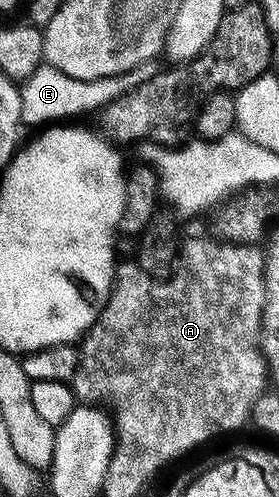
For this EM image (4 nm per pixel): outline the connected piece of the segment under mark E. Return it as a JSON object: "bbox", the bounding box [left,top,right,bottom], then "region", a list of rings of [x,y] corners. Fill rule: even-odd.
{"bbox":[20,64,143,128],"region":[[[43,64],[25,82],[20,85],[21,120],[26,126],[36,128],[69,120],[71,116],[79,116],[87,112],[96,113],[105,108],[106,104],[121,98],[134,89],[143,80],[140,69],[115,78],[101,77],[97,81],[75,80],[66,73],[59,72],[54,66]]]}

